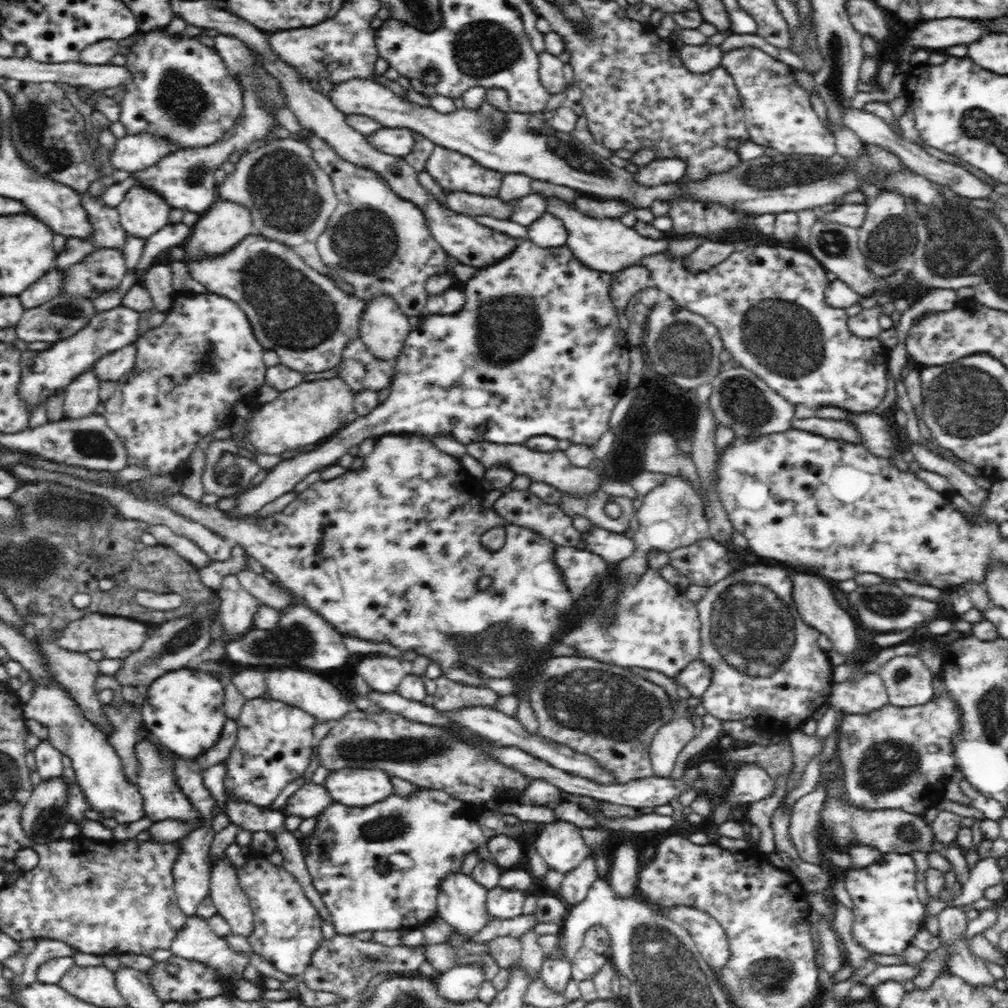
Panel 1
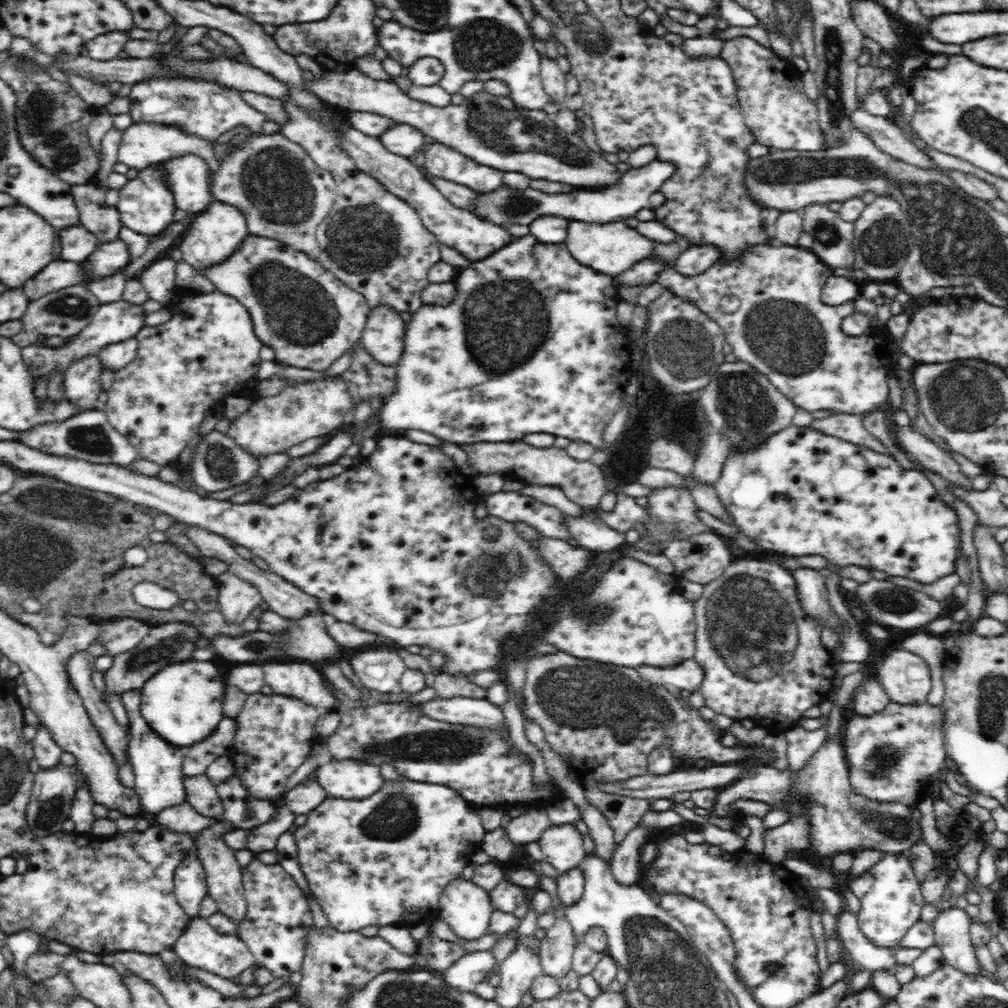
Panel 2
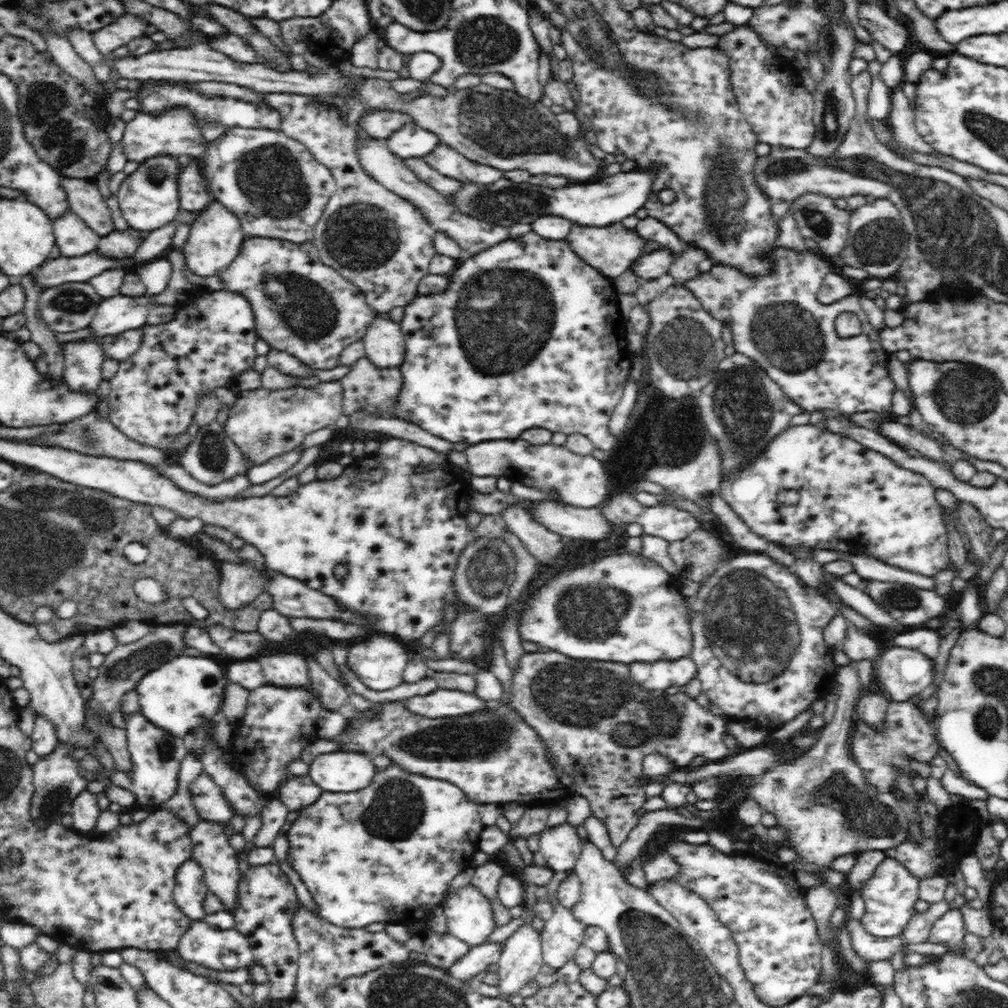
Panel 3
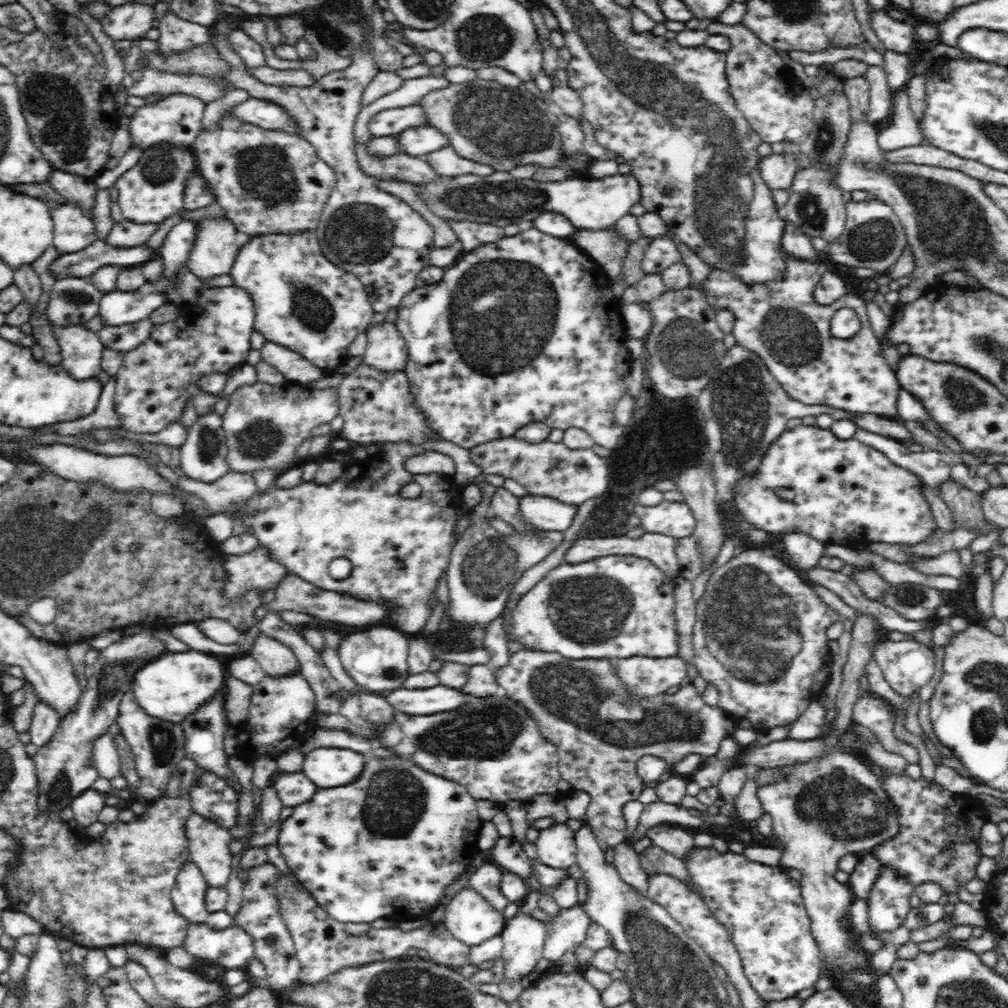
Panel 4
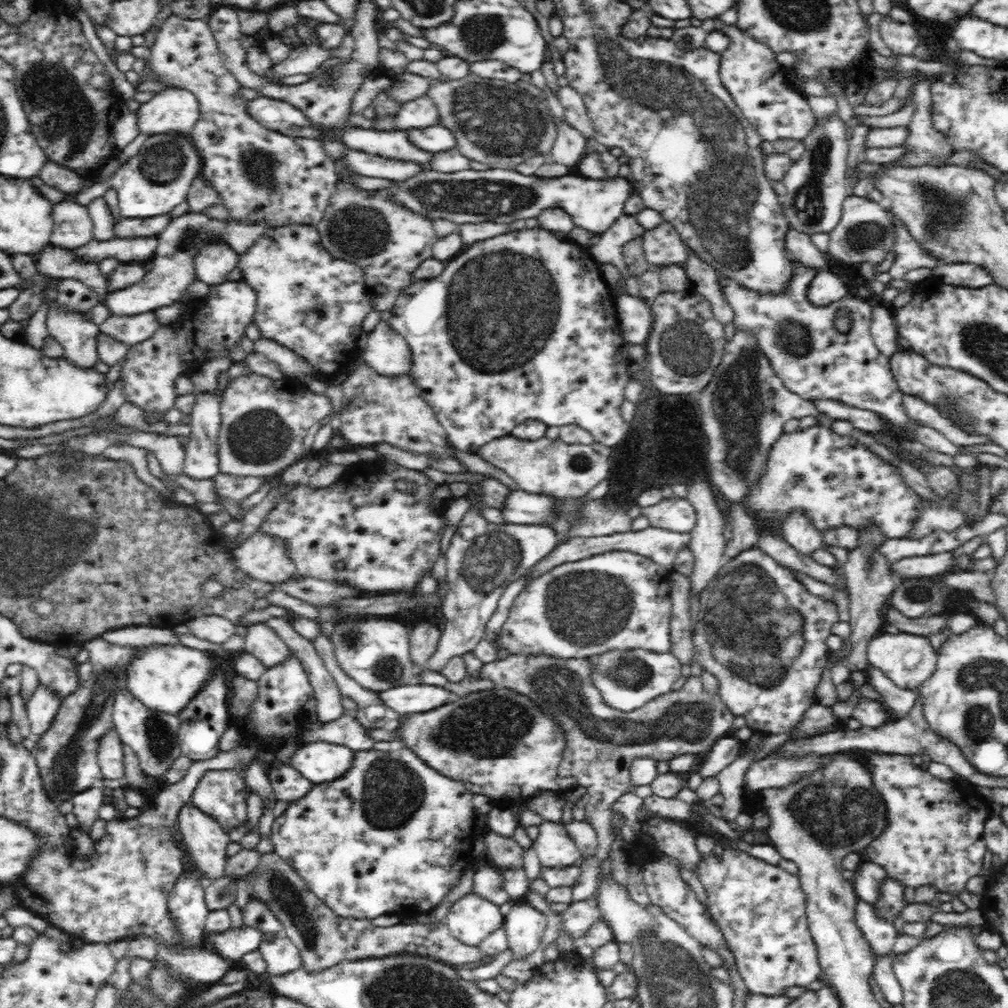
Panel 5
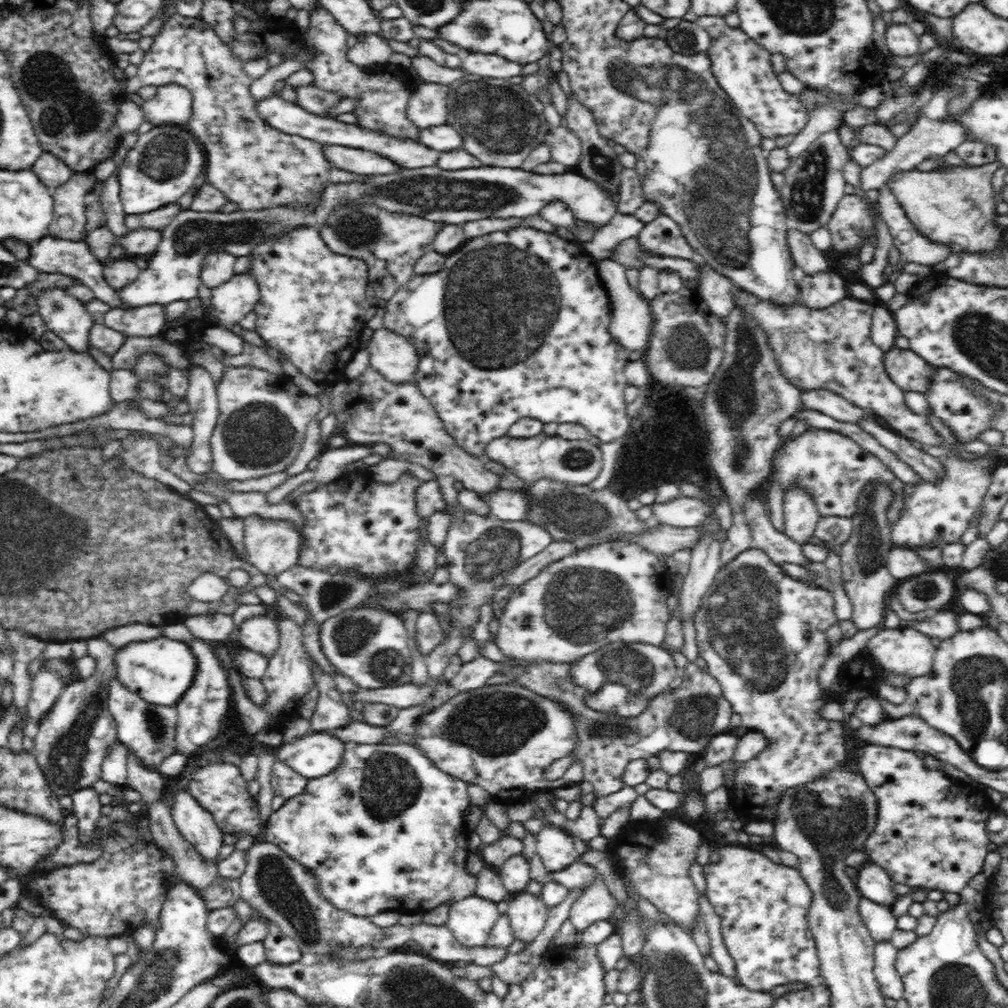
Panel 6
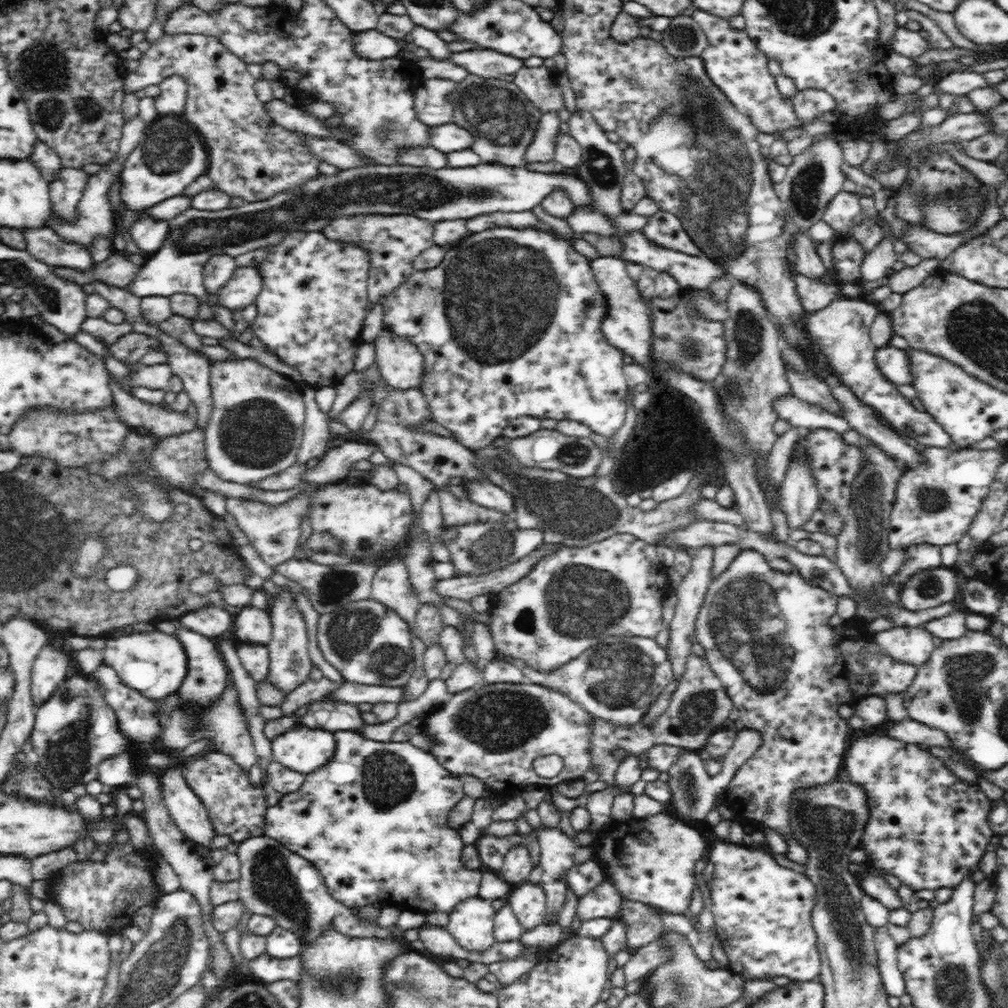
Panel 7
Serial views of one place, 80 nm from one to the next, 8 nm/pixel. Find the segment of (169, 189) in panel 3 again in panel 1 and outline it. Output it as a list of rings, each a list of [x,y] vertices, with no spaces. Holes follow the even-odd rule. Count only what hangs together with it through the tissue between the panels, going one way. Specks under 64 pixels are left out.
[[[143,184],[132,187],[117,206],[126,234],[144,240],[169,224],[170,210],[161,195]]]

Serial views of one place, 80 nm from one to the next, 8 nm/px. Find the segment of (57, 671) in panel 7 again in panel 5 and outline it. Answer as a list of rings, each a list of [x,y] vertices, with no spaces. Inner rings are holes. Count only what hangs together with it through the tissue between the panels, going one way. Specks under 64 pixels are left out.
[[[44,684],[37,687],[26,704],[30,732],[38,738],[46,734],[60,707],[61,701],[48,687]]]

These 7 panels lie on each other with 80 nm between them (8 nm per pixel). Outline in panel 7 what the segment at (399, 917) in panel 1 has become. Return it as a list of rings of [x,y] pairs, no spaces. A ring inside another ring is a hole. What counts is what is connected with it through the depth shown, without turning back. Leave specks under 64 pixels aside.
[[[339,730],[333,733],[335,738],[335,753],[330,762],[318,770],[305,775],[305,781],[300,790],[284,795],[276,806],[267,807],[265,814],[264,835],[280,842],[286,849],[294,851],[306,861],[313,863],[320,872],[326,885],[326,890],[332,898],[344,906],[351,908],[366,907],[367,904],[393,905],[399,911],[415,910],[416,912],[449,913],[456,905],[472,897],[478,897],[479,886],[482,880],[482,870],[469,870],[462,864],[462,850],[465,847],[458,828],[448,824],[448,818],[453,808],[464,798],[465,790],[460,777],[455,777],[449,770],[437,761],[429,751],[424,751],[408,741],[406,742],[376,742],[368,740],[354,731]]]

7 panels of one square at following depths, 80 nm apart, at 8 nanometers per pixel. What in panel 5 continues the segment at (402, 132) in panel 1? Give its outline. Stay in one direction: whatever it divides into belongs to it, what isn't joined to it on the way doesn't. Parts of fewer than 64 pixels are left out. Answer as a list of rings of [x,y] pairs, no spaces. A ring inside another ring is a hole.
[[[433,125],[424,129],[408,129],[405,132],[409,142],[425,152],[440,153],[457,146],[452,131],[440,125]]]

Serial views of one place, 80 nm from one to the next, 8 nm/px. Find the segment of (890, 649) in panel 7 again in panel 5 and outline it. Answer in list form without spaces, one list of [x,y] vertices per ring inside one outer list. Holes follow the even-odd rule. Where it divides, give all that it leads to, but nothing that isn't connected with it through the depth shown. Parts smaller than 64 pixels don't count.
[[[881,632],[868,645],[867,659],[870,665],[879,668],[886,677],[890,677],[894,685],[903,690],[915,691],[919,686],[934,674],[937,667],[937,650],[926,637],[914,634],[884,634]]]

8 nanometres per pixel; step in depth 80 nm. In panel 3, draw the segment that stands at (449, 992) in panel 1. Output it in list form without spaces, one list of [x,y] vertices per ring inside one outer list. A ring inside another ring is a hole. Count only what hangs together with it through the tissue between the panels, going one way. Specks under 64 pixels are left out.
[[[482,943],[478,946],[471,947],[448,970],[458,981],[468,983],[474,976],[483,971],[494,971],[500,955],[500,945],[498,943]]]

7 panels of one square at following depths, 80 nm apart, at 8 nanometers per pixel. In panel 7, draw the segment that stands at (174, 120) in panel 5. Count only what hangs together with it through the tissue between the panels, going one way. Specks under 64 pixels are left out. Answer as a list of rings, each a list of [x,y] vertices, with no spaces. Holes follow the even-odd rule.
[[[178,76],[164,79],[160,82],[160,95],[154,98],[154,107],[159,116],[184,116],[188,102],[188,86],[184,79]]]

